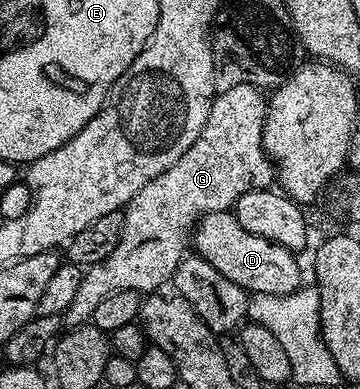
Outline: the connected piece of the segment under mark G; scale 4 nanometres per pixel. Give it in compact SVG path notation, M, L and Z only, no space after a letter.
M251 84L232 86L232 90L215 95L200 138L196 138L164 174L156 174L156 178L130 200L124 209L124 230L120 242L116 242L116 250L83 271L72 306L68 306L64 314L67 325L87 323L108 294L120 290L150 294L161 289L158 287L173 277L178 263L187 255L192 229L203 216L233 209L244 193L271 183L272 161L262 145L267 107L267 97Z

